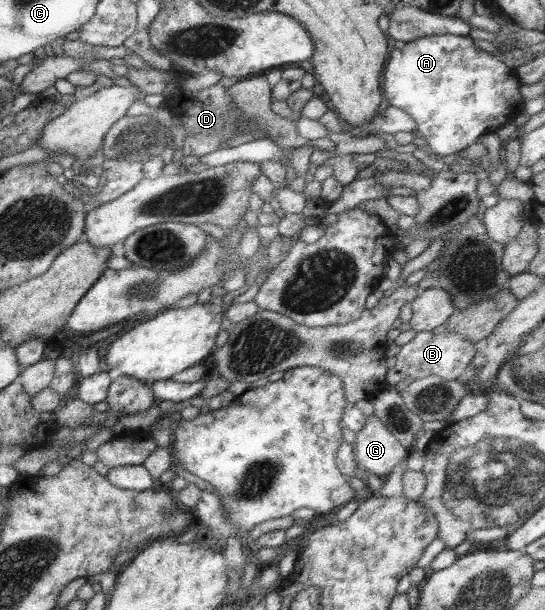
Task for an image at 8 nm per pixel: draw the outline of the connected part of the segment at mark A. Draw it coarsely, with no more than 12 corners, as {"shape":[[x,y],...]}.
{"shape":[[469,36],[397,44],[389,106],[452,155],[524,110],[520,82]]}

